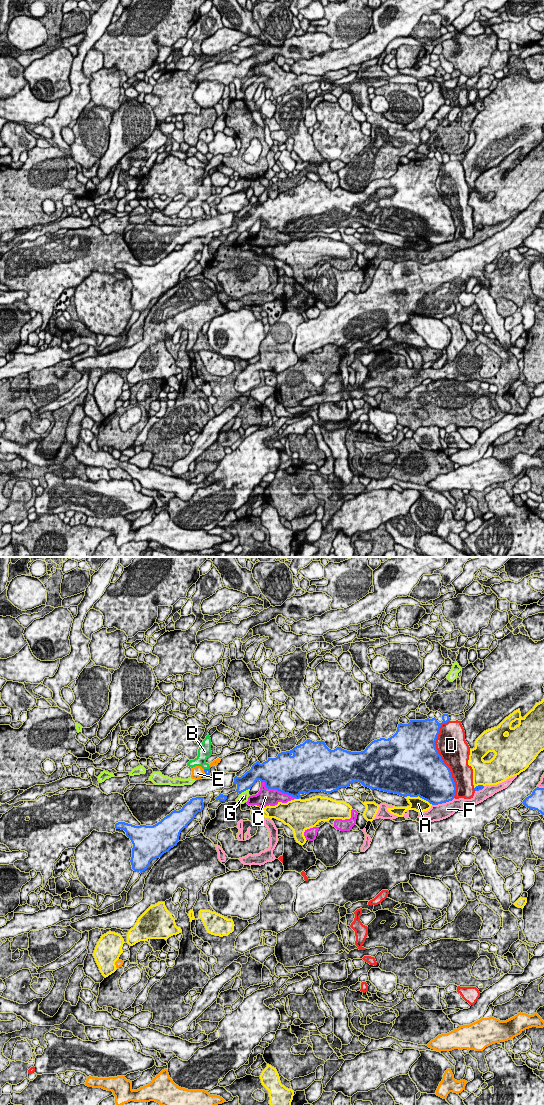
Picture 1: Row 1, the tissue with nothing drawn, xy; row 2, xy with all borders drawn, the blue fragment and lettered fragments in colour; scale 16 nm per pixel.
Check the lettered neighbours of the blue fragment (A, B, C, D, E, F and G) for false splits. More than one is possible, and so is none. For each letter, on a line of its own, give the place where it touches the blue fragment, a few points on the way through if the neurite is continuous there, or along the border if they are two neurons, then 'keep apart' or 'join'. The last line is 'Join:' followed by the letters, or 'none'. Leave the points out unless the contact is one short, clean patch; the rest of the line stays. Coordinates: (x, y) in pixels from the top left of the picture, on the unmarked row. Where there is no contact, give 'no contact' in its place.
A: xy (419, 236) | keep apart
B: xy (207, 209) | across xy (207, 211), (207, 209), (203, 204), (203, 194) | join
C: xy (278, 230) | keep apart
D: xy (440, 197) | keep apart
E: xy (204, 211) | keep apart
F: xy (443, 242) | keep apart
G: xy (244, 230) | keep apart
Join: B

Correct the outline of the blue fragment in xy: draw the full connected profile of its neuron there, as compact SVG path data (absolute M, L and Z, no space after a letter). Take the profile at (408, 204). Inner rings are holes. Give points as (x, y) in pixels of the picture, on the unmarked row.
M435 157L400 163L393 176L374 180L361 192L351 192L341 187L331 190L322 180L314 182L307 179L292 190L279 193L276 198L268 198L262 204L257 201L241 217L235 216L235 232L241 234L260 220L268 229L277 229L299 239L302 233L322 231L330 234L359 222L371 230L378 229L403 237L419 236L432 245L446 243L454 239L456 226L449 207L435 185L441 164Z

